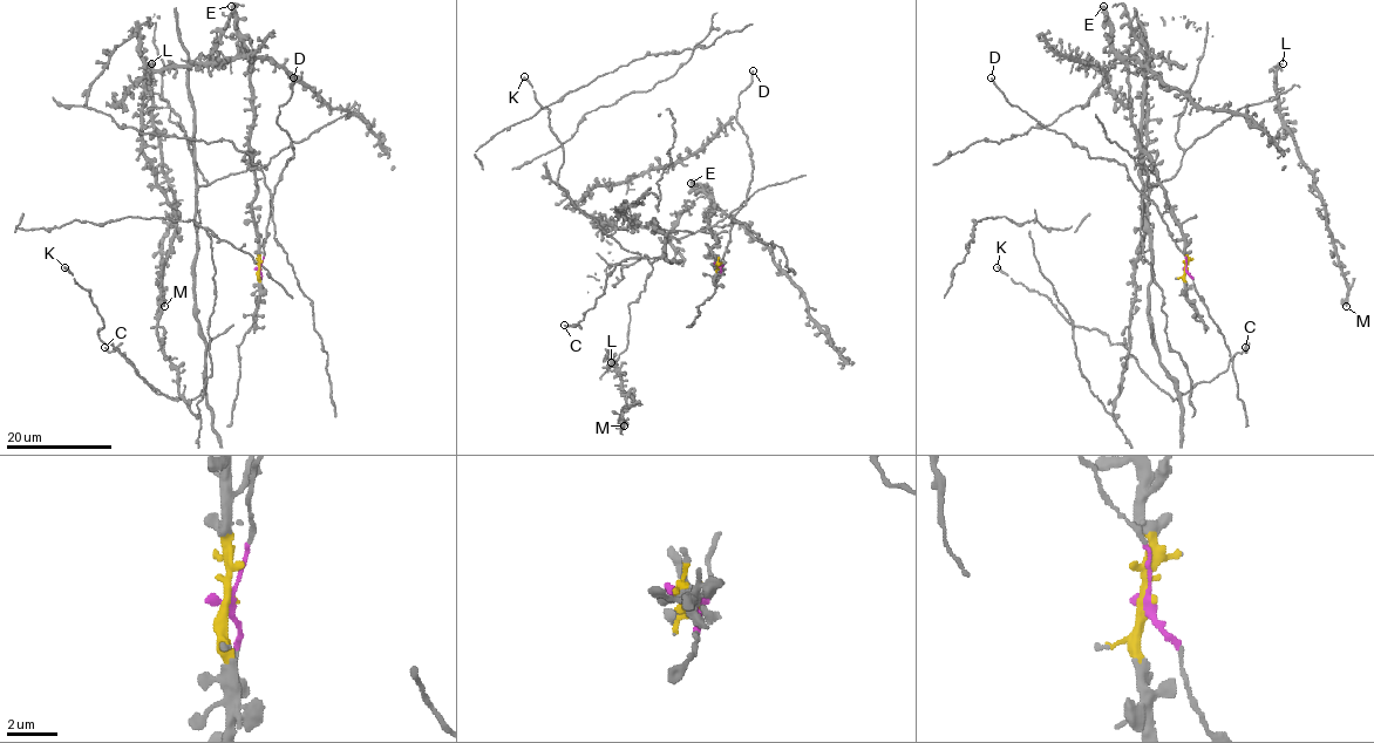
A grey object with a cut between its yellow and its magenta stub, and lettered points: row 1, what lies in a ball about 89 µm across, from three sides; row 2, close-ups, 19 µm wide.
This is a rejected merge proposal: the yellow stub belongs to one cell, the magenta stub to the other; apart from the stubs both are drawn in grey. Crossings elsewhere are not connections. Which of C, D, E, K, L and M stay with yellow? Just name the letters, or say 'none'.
C, E, K, L, M

